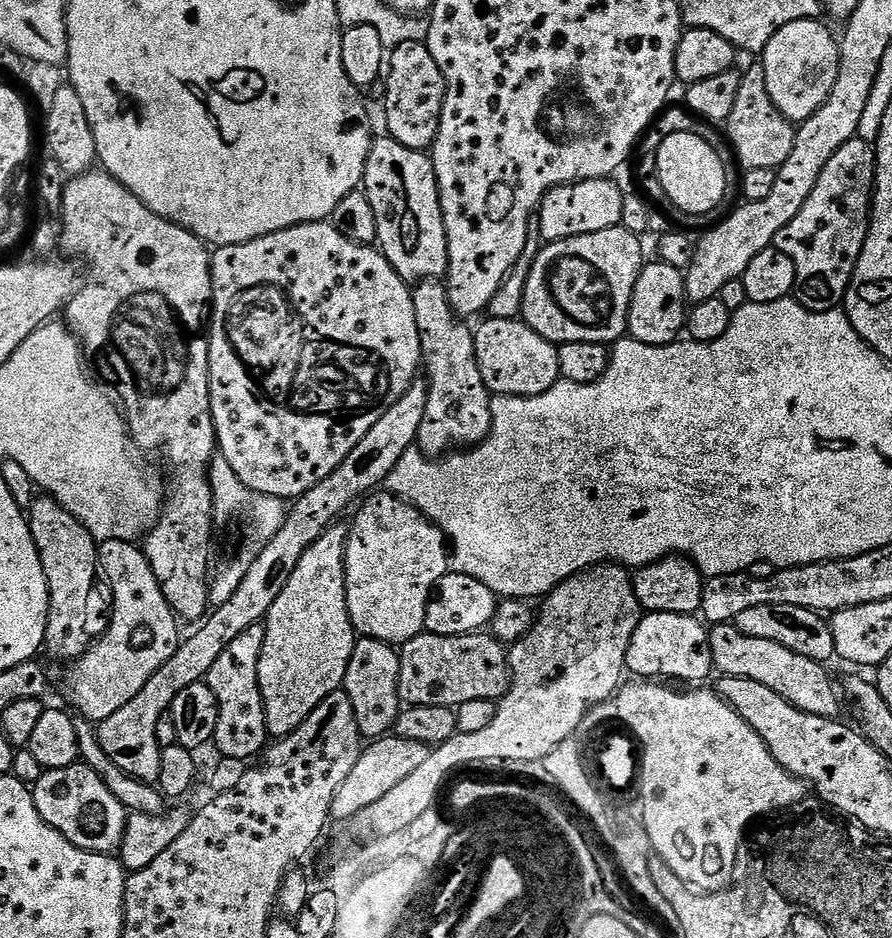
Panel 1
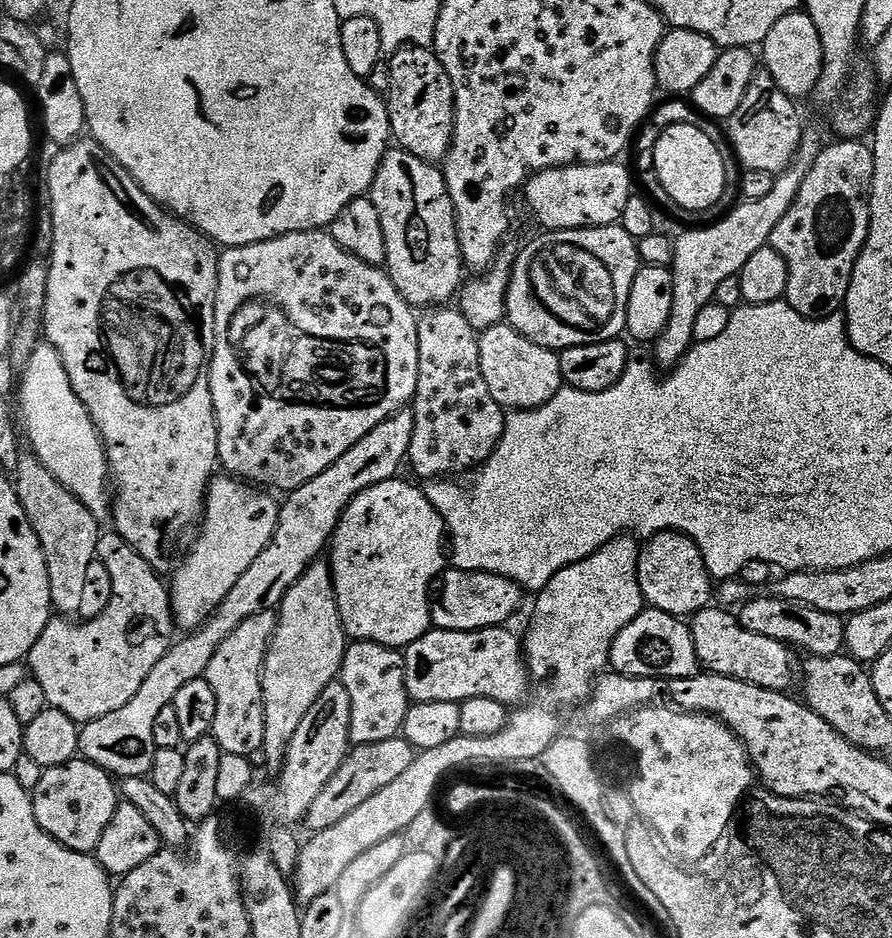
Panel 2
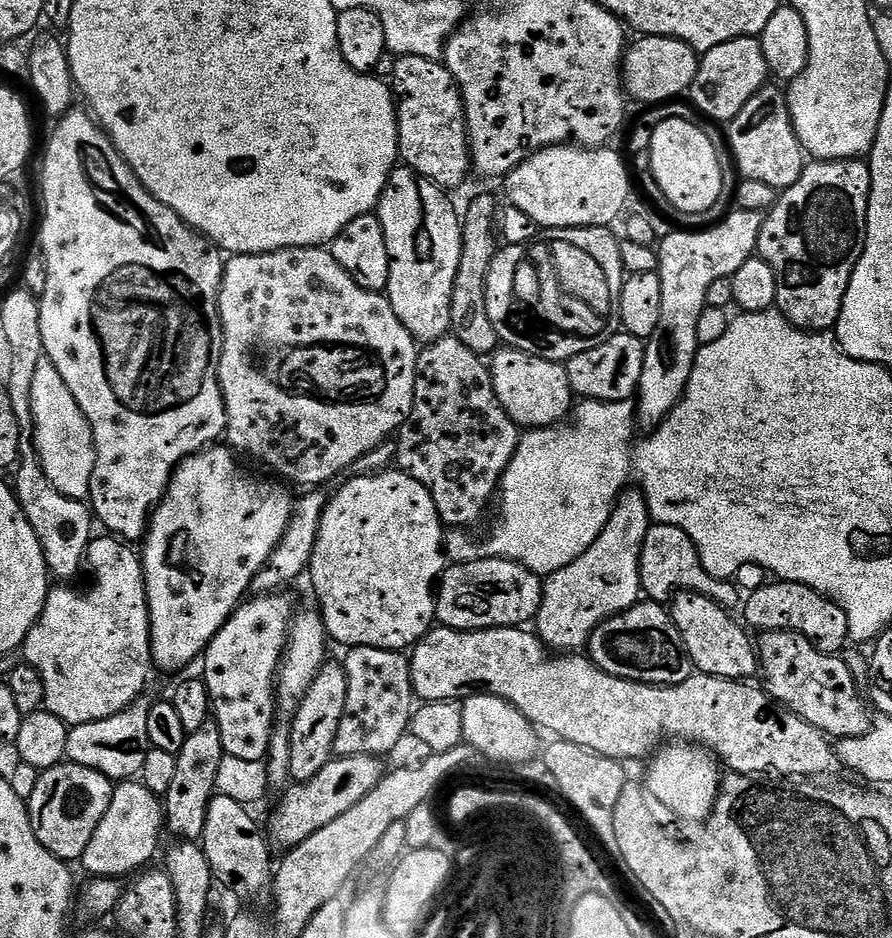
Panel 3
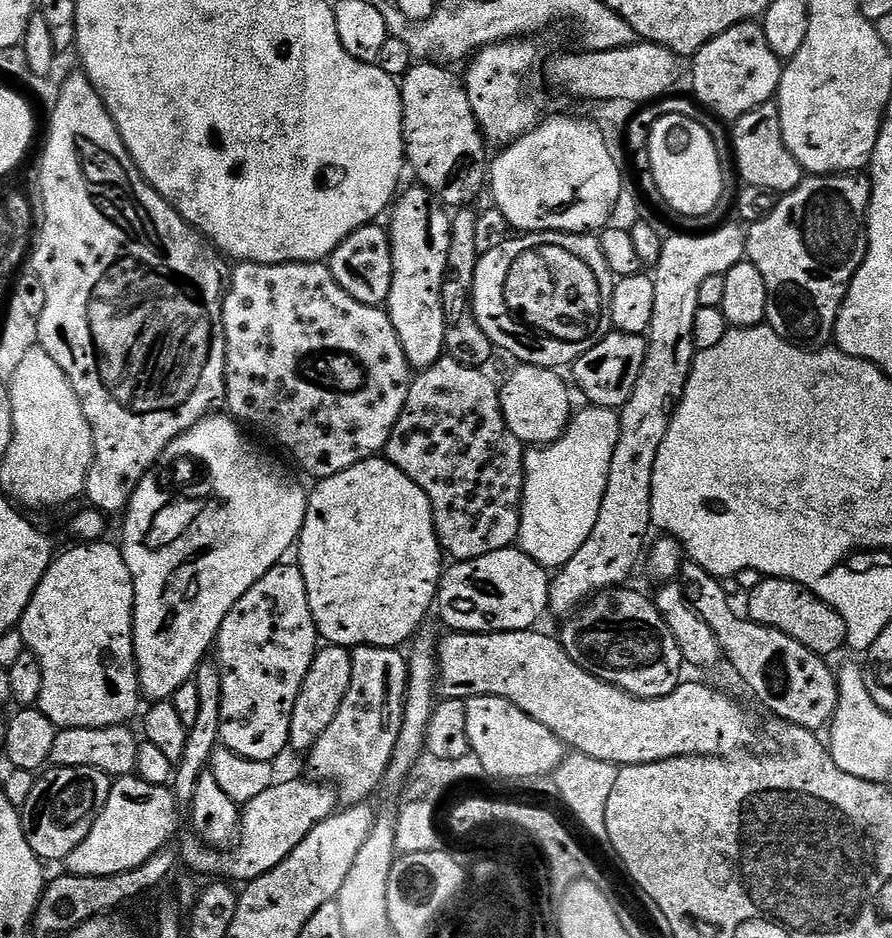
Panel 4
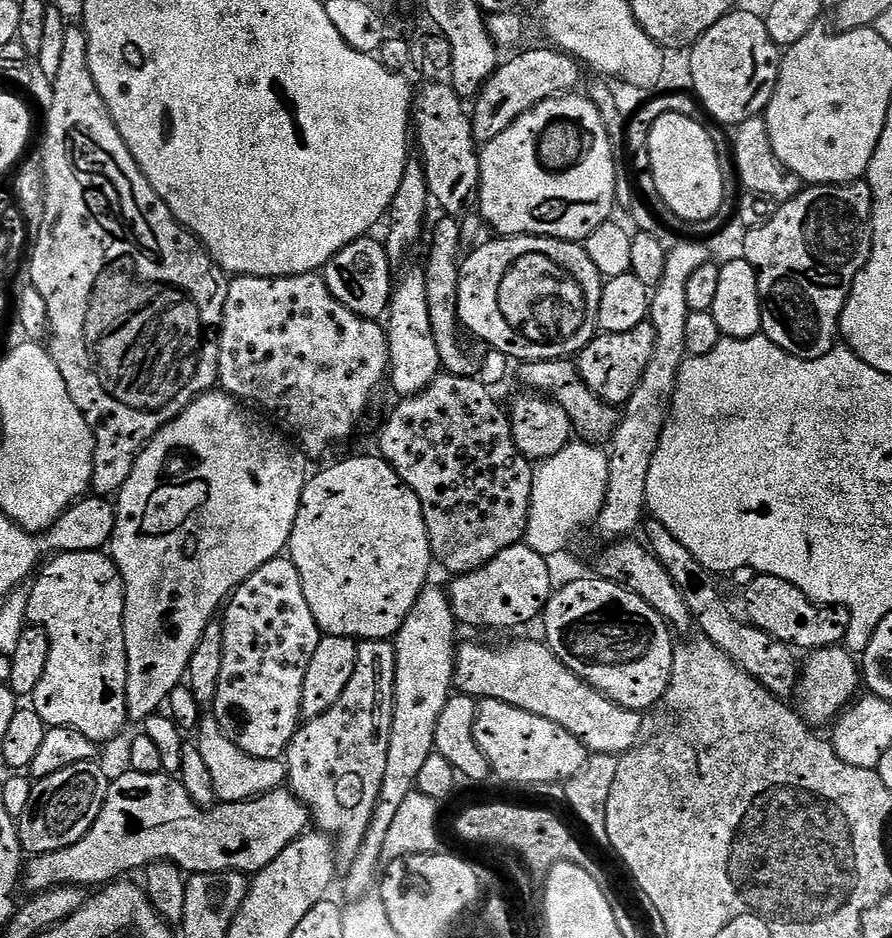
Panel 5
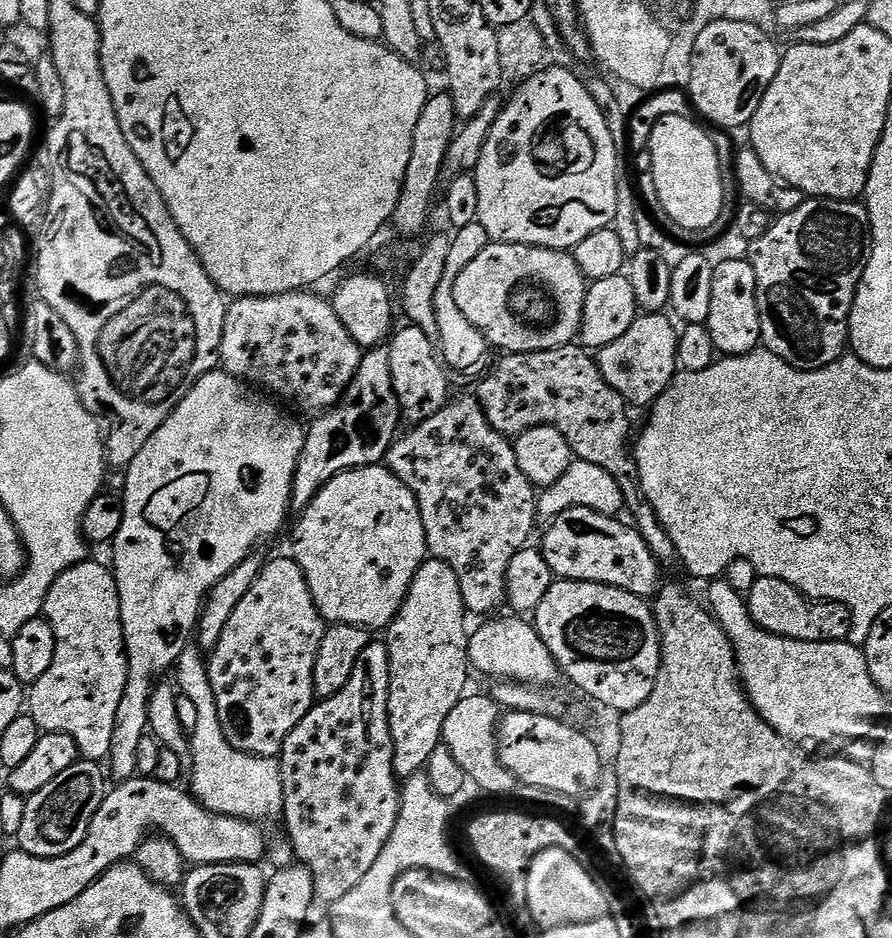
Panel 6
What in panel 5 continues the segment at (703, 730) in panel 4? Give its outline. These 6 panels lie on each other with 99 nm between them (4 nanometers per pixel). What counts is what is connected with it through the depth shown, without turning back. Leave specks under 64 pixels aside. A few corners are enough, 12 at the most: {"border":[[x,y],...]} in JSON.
{"border":[[461,643],[455,691],[570,730],[592,754],[641,739],[641,713],[547,643]]}

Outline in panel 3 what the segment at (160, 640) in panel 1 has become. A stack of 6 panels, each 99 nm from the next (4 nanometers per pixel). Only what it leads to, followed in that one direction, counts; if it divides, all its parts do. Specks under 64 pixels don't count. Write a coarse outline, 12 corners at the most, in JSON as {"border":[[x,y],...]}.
{"border":[[111,535],[56,586],[22,645],[66,725],[141,699],[144,567]]}

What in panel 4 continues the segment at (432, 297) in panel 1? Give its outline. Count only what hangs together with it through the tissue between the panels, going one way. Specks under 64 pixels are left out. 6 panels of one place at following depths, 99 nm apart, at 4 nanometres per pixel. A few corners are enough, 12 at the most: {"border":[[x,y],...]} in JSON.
{"border":[[447,354],[386,459],[456,562],[520,539],[526,448],[497,381]]}

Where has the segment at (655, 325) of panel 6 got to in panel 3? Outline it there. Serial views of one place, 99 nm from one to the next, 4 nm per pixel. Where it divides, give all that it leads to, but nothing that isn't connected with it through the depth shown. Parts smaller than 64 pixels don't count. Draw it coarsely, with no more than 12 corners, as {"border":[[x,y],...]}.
{"border":[[620,330],[566,361],[573,393],[619,405],[640,387],[645,341]]}

